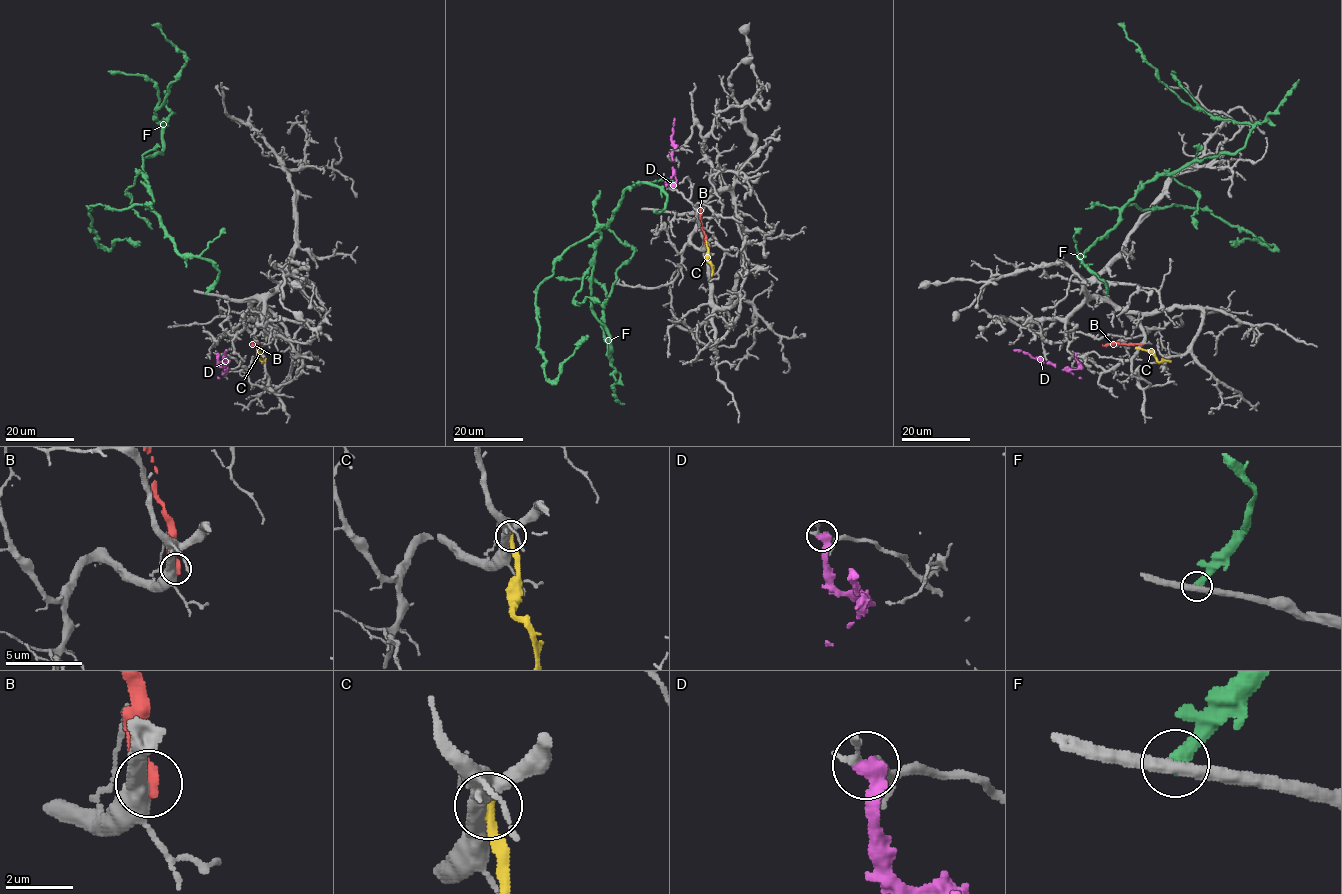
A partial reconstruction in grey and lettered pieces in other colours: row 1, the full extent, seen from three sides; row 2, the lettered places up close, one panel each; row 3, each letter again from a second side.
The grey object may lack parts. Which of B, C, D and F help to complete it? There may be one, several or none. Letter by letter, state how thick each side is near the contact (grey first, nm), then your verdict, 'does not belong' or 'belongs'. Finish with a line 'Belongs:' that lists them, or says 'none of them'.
B: 500/400 nm | does not belong
C: 480/360 nm | does not belong
D: 190/480 nm | does not belong
F: 340/550 nm | does not belong
Belongs: none of them

